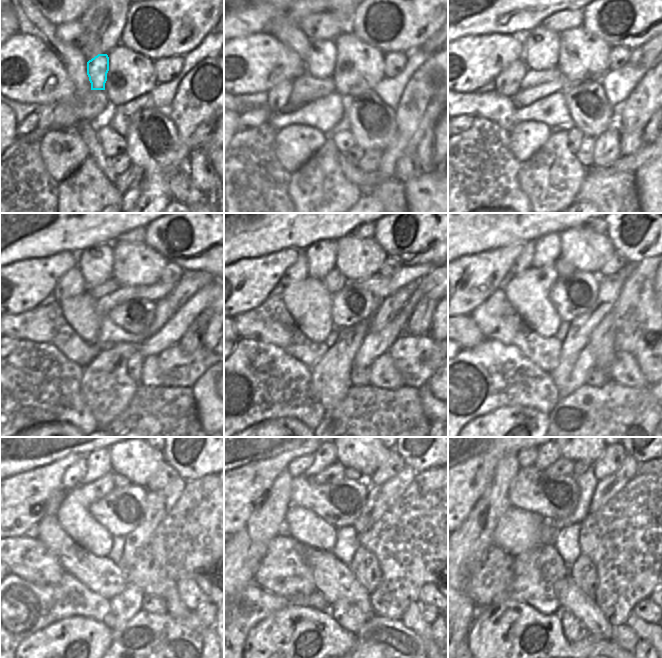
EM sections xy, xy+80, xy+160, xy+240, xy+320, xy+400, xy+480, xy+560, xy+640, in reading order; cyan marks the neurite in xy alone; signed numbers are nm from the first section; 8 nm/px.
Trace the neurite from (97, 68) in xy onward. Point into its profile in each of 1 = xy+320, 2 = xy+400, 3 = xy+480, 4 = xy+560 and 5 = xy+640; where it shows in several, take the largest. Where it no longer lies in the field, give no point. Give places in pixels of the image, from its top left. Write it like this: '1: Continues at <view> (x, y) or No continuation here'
1: Continues at xy+320 (321, 256)
2: Continues at xy+400 (548, 247)
3: Continues at xy+480 (98, 461)
4: Continues at xy+560 (323, 457)
5: Continues at xy+640 (545, 457)

